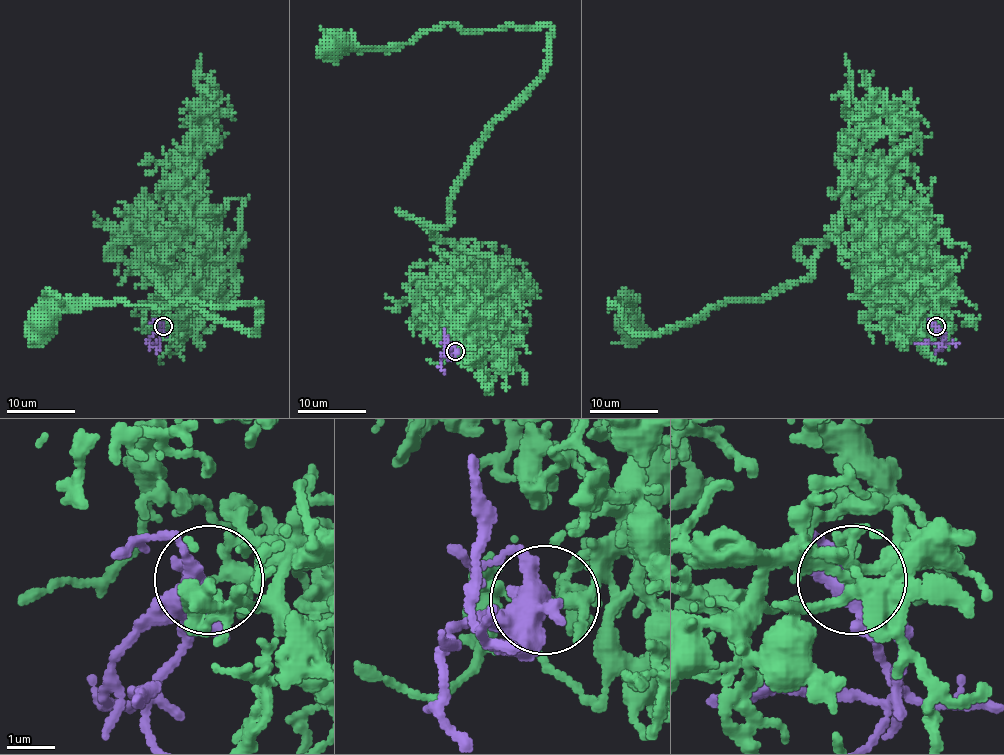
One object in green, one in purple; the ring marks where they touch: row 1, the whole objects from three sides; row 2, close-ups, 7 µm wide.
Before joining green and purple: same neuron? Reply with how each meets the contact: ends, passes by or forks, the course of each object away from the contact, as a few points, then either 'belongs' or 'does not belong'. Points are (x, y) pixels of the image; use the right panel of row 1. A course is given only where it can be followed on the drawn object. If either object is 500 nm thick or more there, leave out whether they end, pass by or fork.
green forks | purple forks | green via (936, 327), (889, 315), (831, 237), (807, 279), (652, 335), (616, 299), (635, 325) | purple via (936, 327), (943, 335), (941, 342), (915, 344) | belongs

